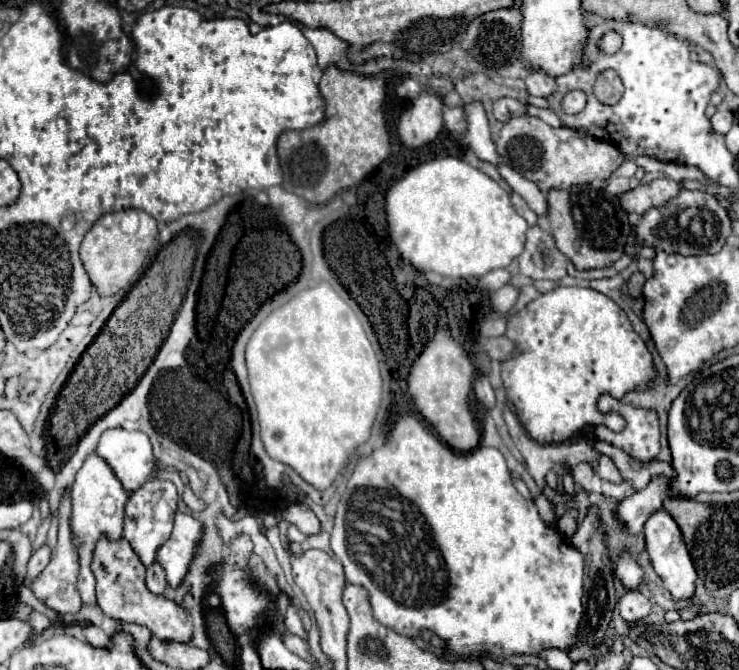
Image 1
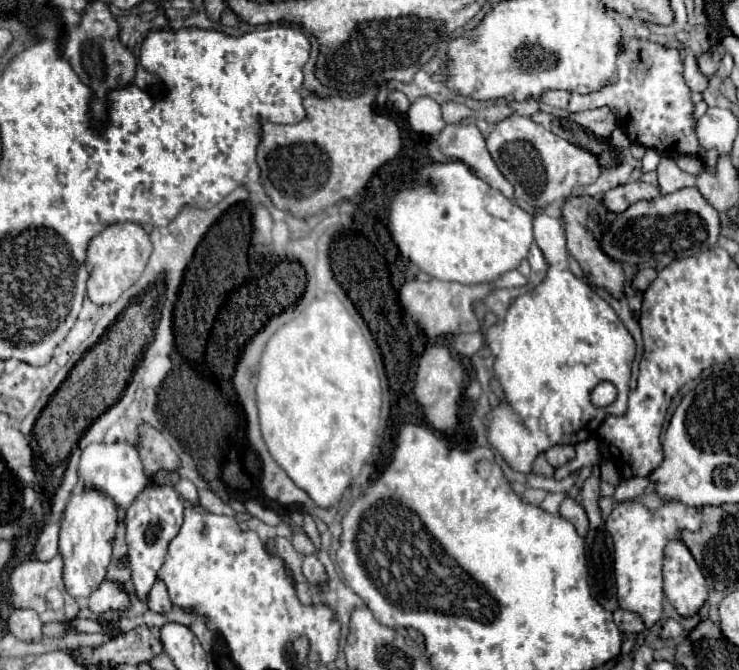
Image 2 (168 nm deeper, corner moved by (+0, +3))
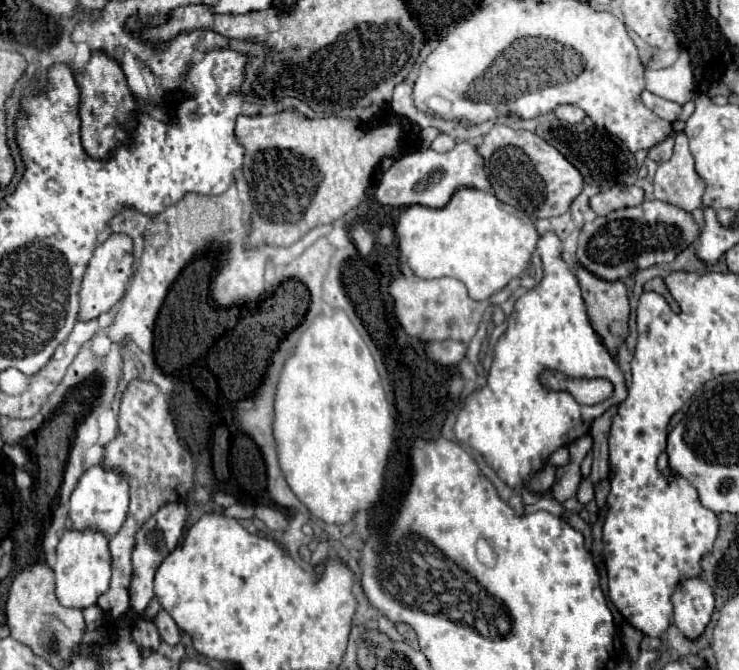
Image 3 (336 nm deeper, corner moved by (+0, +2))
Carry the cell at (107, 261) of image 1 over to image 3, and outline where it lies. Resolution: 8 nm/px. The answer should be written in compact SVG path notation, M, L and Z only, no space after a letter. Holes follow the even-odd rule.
M111 234L103 244L95 248L79 292L79 302L81 302L79 320L93 320L103 312L109 312L115 304L121 302L127 290L127 284L133 276L133 264L135 264L133 238L127 234Z

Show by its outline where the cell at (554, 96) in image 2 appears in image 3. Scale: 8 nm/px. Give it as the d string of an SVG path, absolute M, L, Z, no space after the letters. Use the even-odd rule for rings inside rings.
M561 104L561 106L557 106L553 110L553 114L559 120L567 120L571 124L577 124L577 122L583 122L585 120L585 112L579 106L573 106L573 104Z

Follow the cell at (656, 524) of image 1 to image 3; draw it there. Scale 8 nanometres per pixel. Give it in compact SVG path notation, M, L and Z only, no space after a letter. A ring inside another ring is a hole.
M699 576L683 578L677 584L671 602L673 622L677 624L677 628L691 640L701 636L715 610L711 586Z

